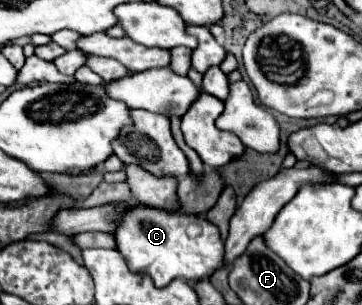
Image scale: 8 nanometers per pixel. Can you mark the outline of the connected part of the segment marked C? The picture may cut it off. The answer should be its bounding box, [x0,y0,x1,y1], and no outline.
[114,205,224,287]

